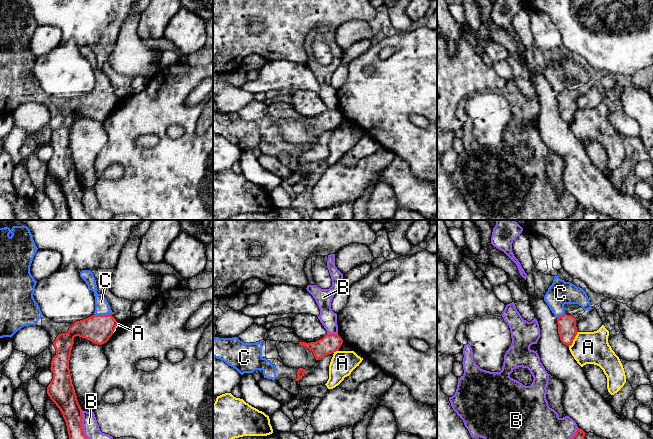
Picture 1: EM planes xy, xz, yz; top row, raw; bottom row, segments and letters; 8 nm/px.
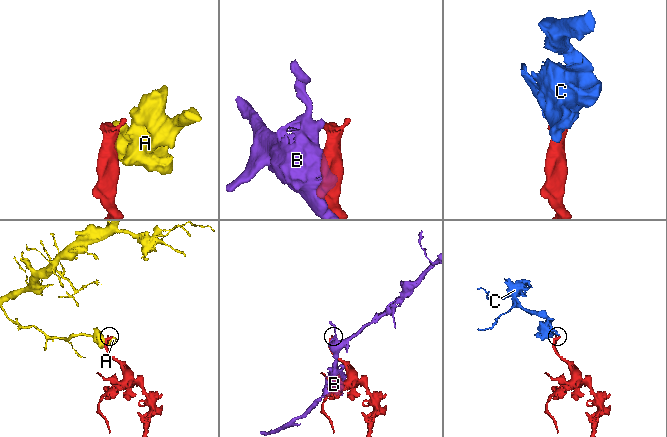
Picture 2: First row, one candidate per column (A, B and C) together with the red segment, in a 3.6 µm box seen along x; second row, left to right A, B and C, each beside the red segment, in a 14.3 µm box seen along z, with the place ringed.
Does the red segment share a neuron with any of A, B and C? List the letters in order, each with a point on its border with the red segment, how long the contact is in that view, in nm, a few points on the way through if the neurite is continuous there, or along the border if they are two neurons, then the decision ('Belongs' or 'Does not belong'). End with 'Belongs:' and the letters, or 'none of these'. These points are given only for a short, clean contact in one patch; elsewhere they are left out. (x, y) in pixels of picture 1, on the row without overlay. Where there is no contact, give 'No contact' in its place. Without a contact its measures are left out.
A: Touches red at yz (573, 115). Shared border 150 nm. Does not belong
B: Touches red at xy (82, 204). Shared border 300 nm. Does not belong
C: Touches red at xy (102, 91). Shared border 140 nm. Belongs
Belongs: C

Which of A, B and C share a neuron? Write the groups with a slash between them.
A / B / C

